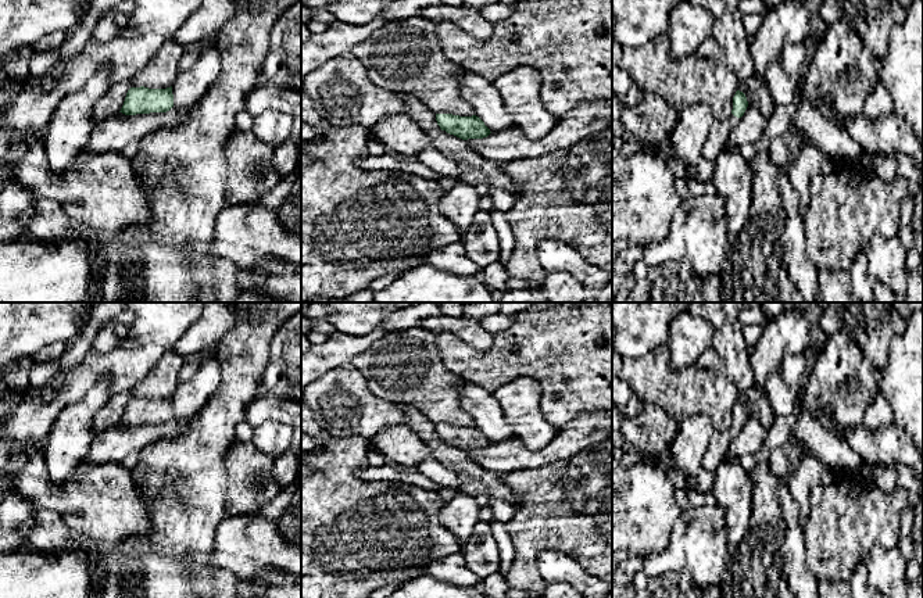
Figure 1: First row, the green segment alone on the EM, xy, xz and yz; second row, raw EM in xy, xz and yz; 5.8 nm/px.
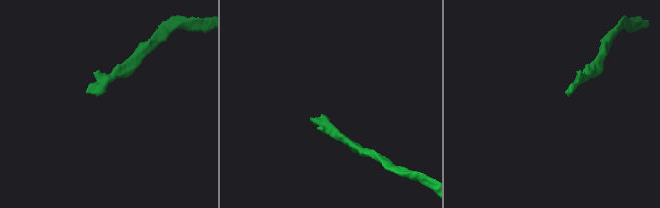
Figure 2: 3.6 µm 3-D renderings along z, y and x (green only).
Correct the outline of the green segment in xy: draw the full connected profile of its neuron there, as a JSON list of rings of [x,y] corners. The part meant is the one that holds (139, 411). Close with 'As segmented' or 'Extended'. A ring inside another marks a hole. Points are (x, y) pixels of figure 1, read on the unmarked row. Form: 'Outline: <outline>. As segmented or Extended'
Outline: [[[172,397],[167,400],[130,398],[119,423],[125,426],[167,423],[173,418]]]. As segmented

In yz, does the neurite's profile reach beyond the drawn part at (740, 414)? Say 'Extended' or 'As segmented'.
Extended

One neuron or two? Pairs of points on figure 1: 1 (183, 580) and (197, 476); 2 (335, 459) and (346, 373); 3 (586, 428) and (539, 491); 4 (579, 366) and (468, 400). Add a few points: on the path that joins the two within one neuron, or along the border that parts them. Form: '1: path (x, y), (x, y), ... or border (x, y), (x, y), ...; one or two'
1: path (178, 554), (179, 532), (185, 518), (186, 502); one
2: border (325, 434), (364, 436), (368, 440); two
3: border (566, 461), (555, 461), (529, 469); two
4: border (464, 380), (478, 385), (492, 394); two

